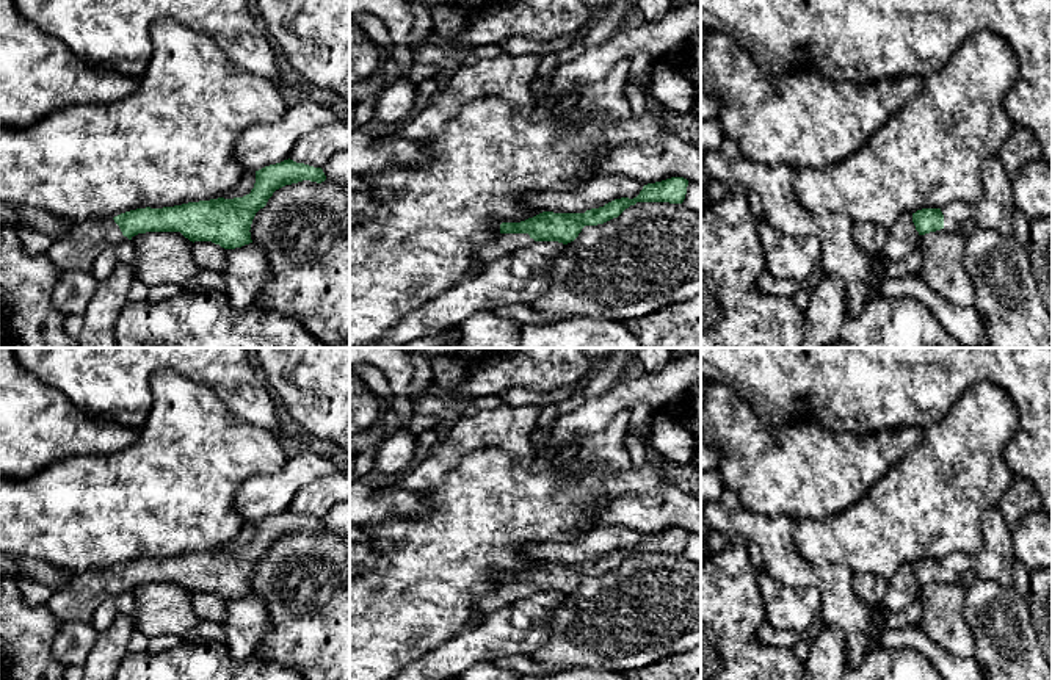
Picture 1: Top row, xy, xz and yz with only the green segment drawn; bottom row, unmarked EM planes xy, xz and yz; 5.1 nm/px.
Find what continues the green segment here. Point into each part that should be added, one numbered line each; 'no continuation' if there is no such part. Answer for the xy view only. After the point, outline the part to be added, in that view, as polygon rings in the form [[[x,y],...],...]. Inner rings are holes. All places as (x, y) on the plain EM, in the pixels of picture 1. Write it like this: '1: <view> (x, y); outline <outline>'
1: xy (88, 589); outline [[[118,566],[88,569],[77,573],[67,570],[72,581],[69,586],[53,591],[49,603],[52,611],[63,622],[89,622],[107,599],[129,591],[113,570]]]

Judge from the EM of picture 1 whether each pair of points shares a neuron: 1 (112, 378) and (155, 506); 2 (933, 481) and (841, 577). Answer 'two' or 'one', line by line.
1: two
2: two

